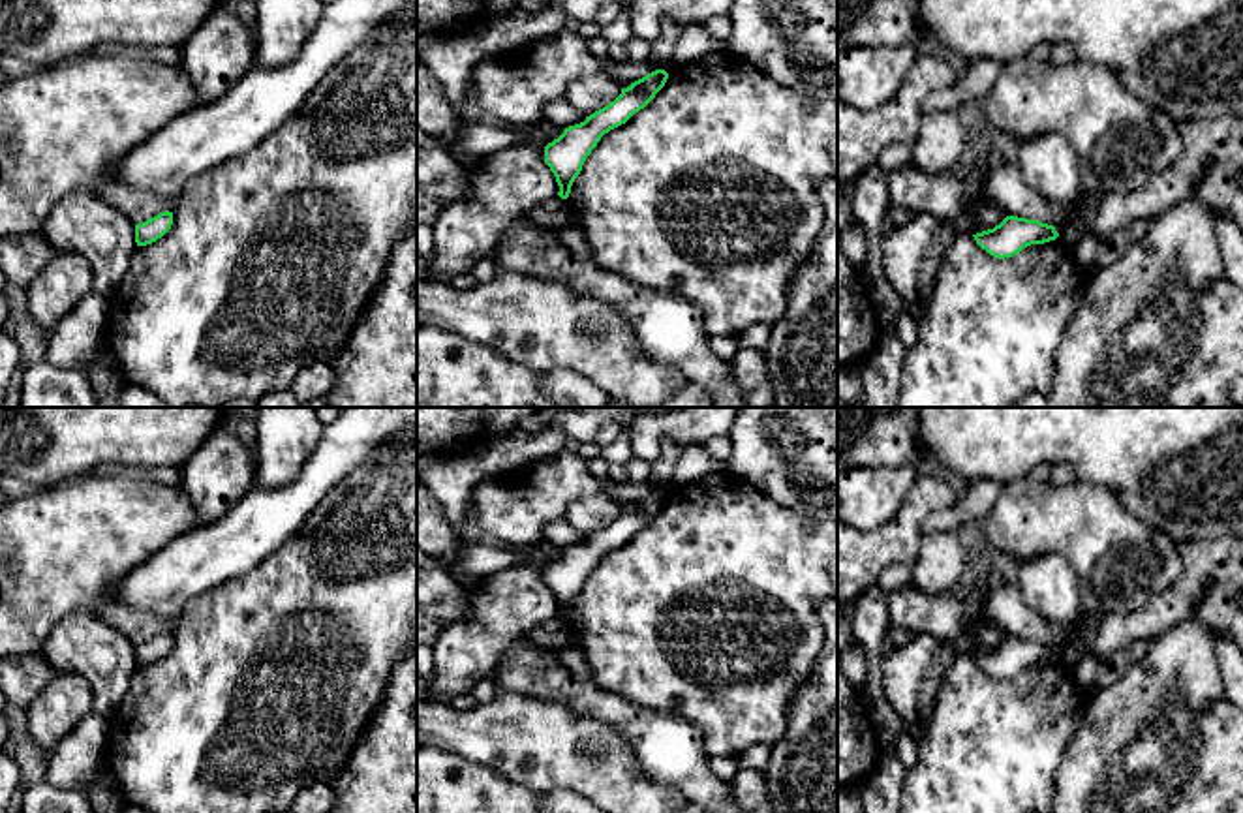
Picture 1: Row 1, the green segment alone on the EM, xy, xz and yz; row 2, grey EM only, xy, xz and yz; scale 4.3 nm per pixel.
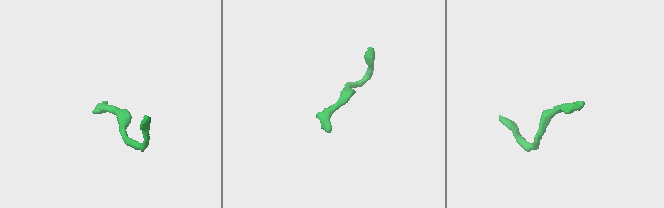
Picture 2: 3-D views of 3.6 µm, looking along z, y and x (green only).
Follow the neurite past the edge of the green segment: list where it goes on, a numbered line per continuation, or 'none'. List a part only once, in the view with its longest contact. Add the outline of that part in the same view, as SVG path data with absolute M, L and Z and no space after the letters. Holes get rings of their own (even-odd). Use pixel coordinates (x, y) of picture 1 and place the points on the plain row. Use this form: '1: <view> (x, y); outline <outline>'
none

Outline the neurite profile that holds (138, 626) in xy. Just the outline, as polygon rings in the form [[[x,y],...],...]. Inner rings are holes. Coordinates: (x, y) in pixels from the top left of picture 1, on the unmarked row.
[[[111,603],[100,618],[122,633],[133,646],[143,644],[160,633],[173,633],[180,620],[180,616],[176,620],[169,620],[152,610],[141,610],[126,603]]]

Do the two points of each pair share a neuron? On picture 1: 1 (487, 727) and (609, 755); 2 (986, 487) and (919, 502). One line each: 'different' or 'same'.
1: same
2: different

